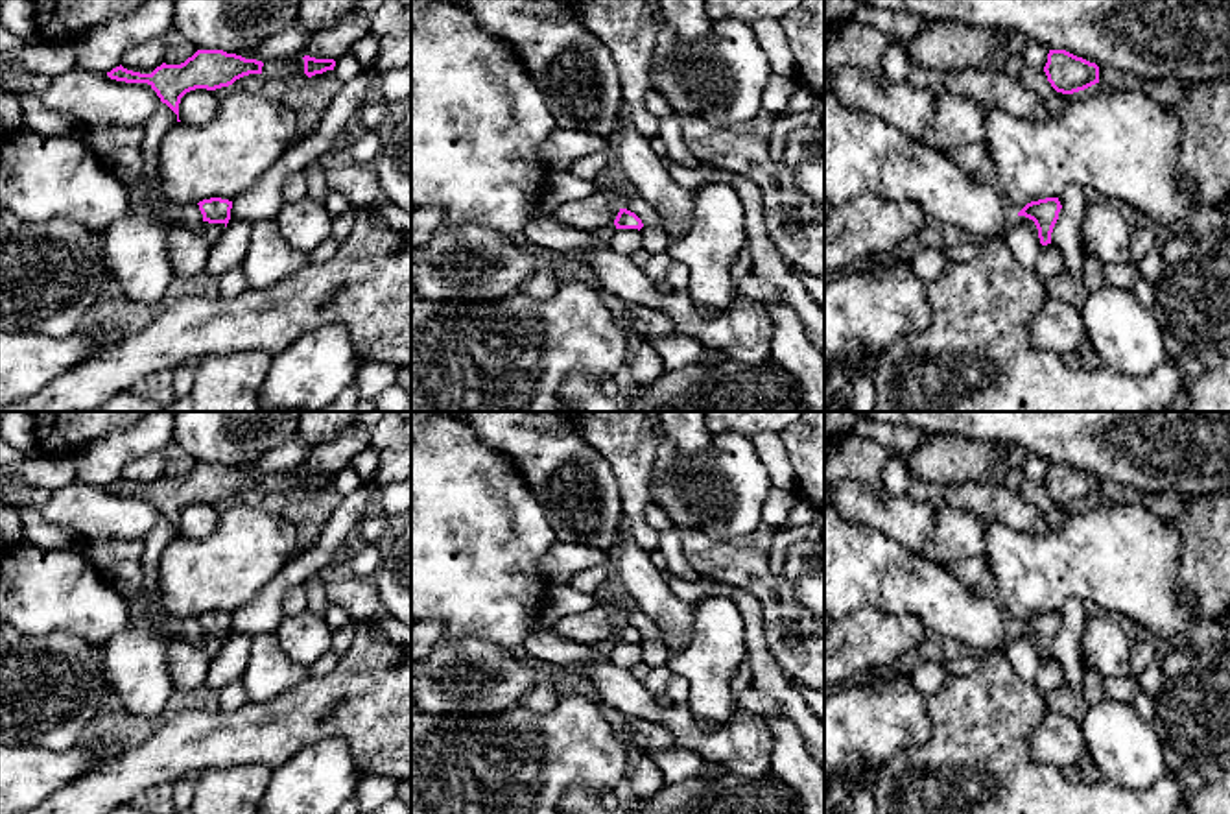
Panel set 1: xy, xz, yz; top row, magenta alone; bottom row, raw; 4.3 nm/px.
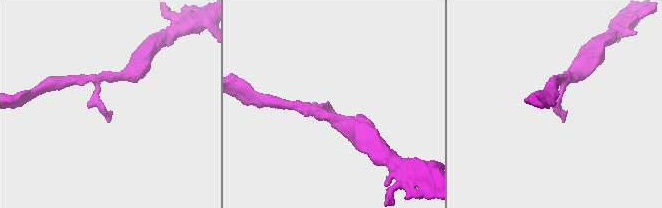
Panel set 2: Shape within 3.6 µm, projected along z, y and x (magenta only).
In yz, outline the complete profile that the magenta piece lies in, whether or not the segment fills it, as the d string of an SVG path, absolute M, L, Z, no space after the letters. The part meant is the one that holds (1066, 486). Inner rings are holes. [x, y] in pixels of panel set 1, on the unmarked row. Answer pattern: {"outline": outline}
{"outline": "M1049 463L1044 480L1057 506L1073 508L1099 497L1099 480L1066 463Z"}

